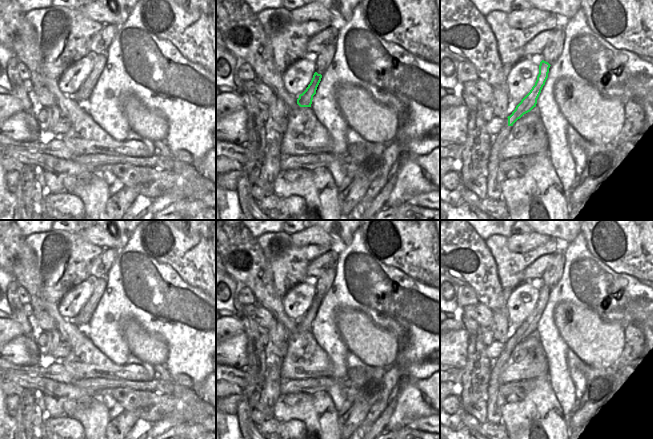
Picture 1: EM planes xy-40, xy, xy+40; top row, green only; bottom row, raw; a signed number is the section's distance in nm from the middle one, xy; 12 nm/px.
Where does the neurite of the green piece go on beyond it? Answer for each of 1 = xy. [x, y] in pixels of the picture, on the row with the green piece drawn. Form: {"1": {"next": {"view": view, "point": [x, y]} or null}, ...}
{"1": {"next": null}}

